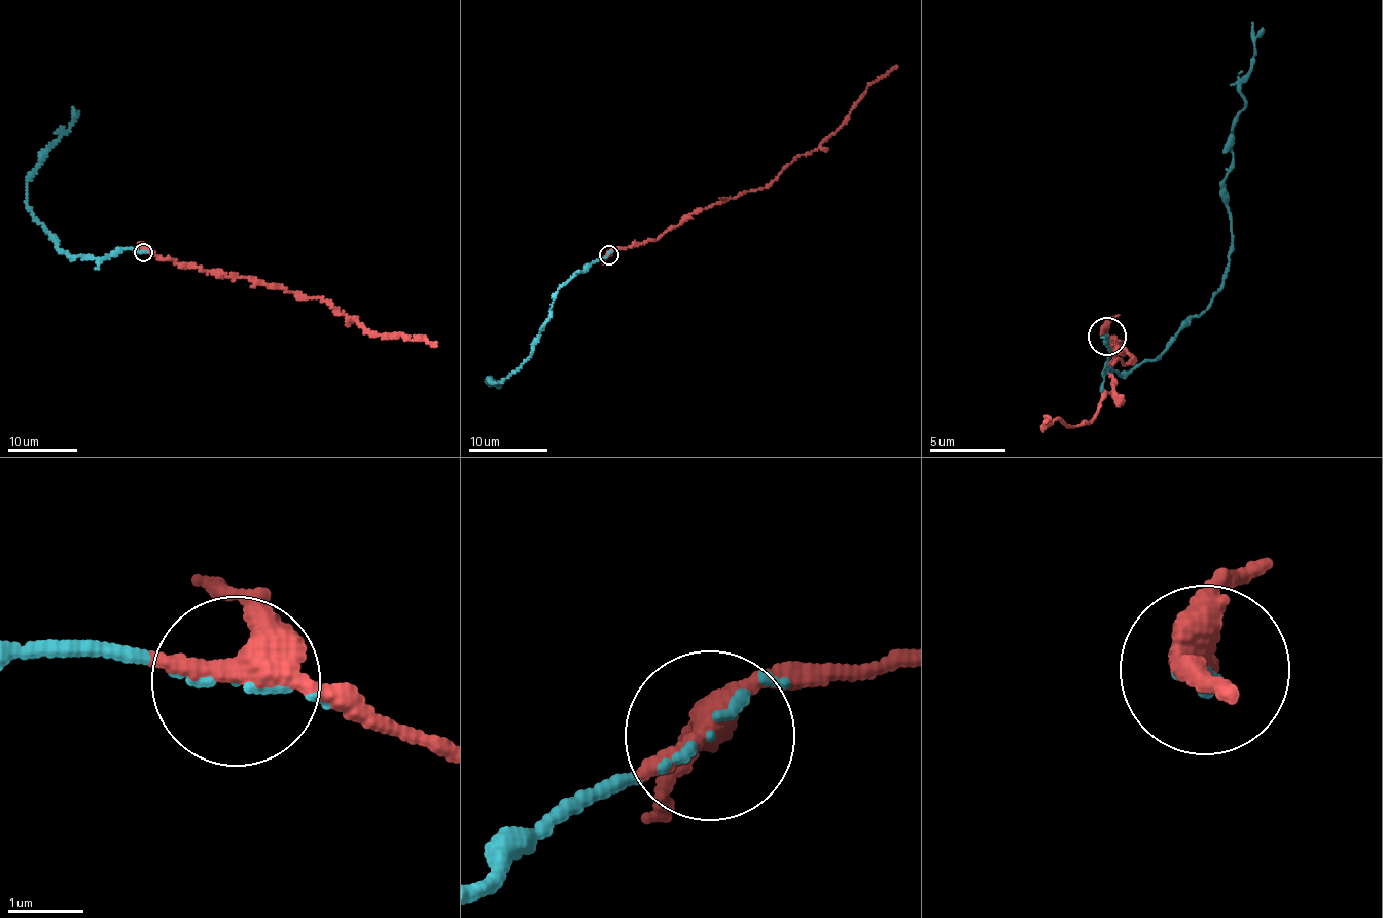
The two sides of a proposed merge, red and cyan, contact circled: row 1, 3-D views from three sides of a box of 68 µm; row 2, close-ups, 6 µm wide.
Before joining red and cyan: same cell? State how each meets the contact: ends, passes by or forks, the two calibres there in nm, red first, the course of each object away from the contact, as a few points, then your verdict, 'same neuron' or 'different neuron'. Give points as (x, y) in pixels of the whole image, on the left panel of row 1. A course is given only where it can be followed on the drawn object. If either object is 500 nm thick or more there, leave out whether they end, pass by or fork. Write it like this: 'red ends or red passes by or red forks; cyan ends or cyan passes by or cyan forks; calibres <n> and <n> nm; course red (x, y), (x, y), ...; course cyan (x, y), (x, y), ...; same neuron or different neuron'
red passes by; cyan passes by; calibres 400 and 70 nm; course red (143, 253), (204, 271), (237, 276), (309, 298), (320, 296), (373, 333), (403, 336), (436, 343); course cyan (143, 253), (118, 249), (99, 259), (74, 257), (63, 253), (28, 207), (28, 178), (70, 127), (72, 108); same neuron

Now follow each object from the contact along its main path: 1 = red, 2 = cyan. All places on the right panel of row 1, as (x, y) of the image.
1: (1105, 337), (1125, 341), (1112, 347), (1135, 354), (1123, 365), (1115, 357), (1115, 380), (1091, 422), (1041, 425)
2: (1105, 337), (1104, 371), (1121, 373), (1151, 362), (1208, 306), (1229, 261), (1226, 180), (1253, 65), (1251, 23)

